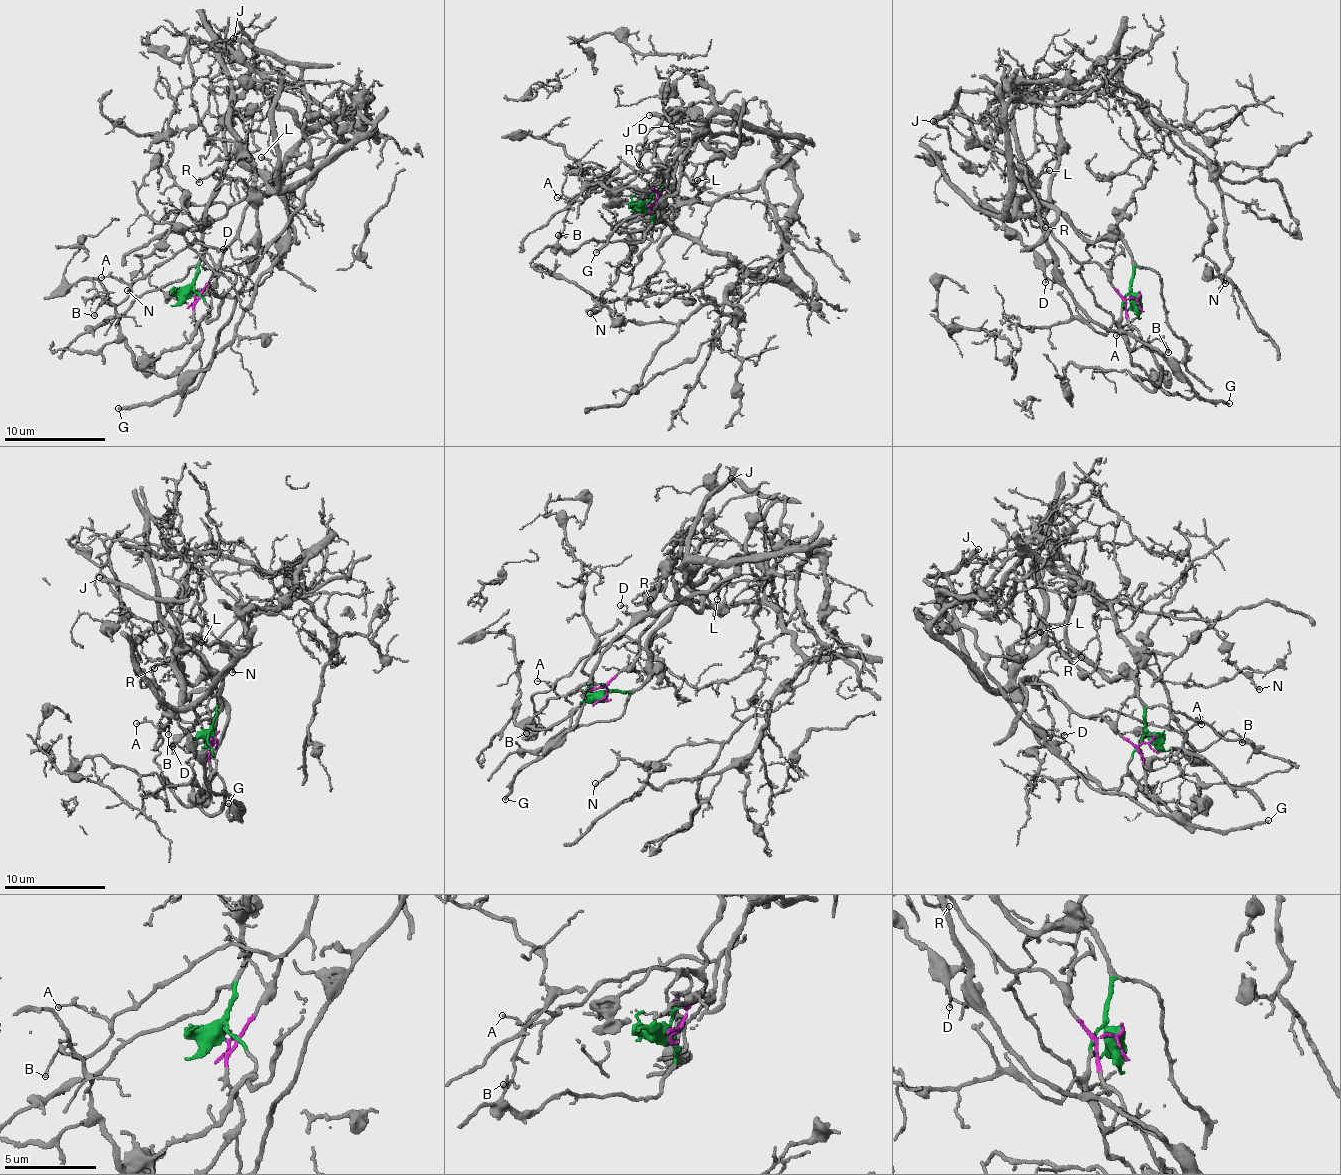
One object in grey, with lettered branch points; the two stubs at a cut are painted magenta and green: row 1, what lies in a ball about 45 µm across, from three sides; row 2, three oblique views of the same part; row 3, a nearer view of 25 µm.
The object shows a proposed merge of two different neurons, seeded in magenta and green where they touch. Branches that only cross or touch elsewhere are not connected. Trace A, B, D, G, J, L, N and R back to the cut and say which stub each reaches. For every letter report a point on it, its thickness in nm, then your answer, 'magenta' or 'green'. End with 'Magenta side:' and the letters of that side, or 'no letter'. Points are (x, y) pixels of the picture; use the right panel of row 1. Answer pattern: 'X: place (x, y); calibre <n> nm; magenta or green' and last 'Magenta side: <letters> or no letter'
A: place (1116, 335); calibre 70 nm; magenta
B: place (1168, 352); calibre 130 nm; magenta
D: place (1045, 282); calibre 110 nm; magenta
G: place (1229, 403); calibre 200 nm; magenta
J: place (933, 121); calibre 300 nm; magenta
L: place (1049, 170); calibre 100 nm; magenta
N: place (1225, 283); calibre 180 nm; green
R: place (1045, 227); calibre 140 nm; green
Magenta side: A, B, D, G, J, L

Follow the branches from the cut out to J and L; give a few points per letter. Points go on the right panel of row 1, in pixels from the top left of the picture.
J: (1138, 297), (1127, 302), (1128, 326), (1160, 354), (1077, 303), (1020, 166), (963, 110), (932, 122)
L: (1138, 297), (1127, 302), (1128, 326), (1160, 354), (1109, 331), (1077, 303), (1025, 177), (1034, 183), (1050, 170)

